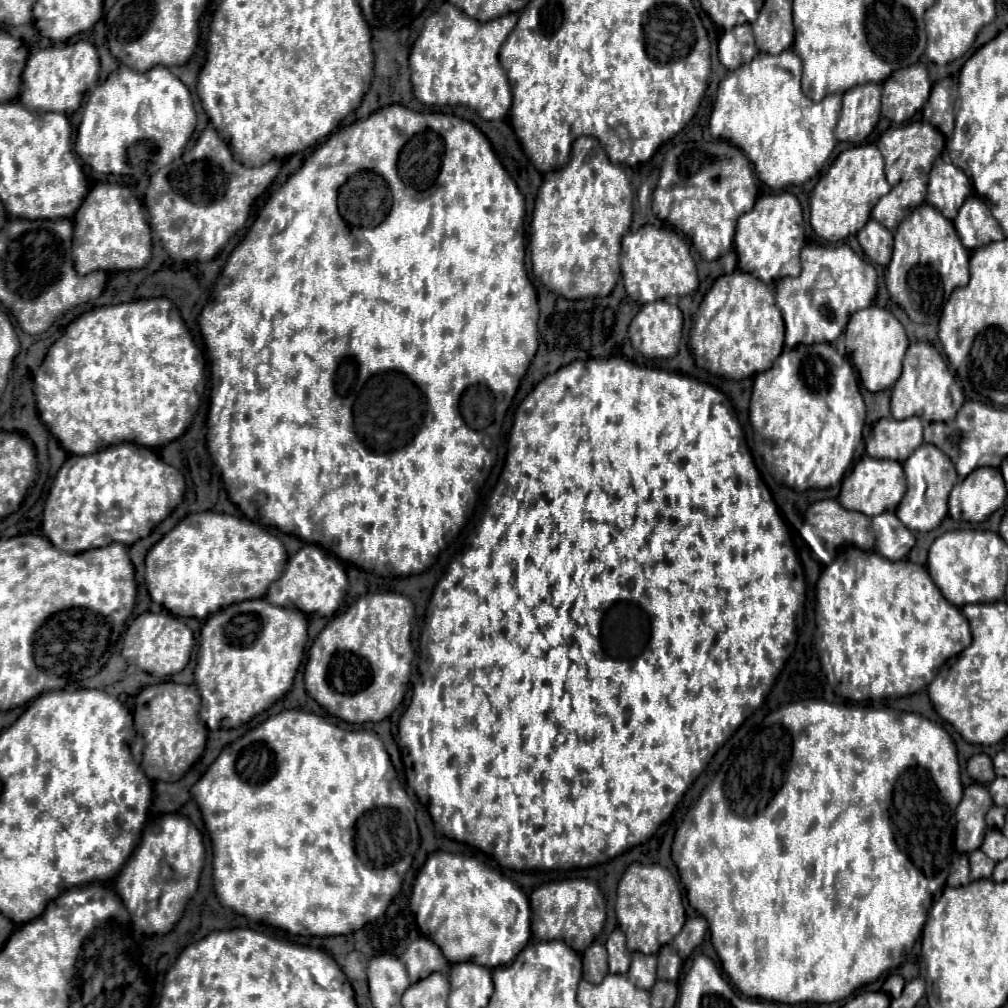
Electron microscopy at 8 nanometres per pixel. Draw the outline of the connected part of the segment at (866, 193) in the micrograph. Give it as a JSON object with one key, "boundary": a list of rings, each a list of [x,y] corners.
{"boundary":[[[874,143],[842,151],[830,169],[820,177],[810,195],[810,225],[824,241],[836,243],[848,235],[856,235],[870,219],[876,201],[890,191],[884,175],[884,157]]]}

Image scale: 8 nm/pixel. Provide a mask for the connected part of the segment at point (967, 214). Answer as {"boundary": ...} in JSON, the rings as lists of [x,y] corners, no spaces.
{"boundary":[[[970,195],[964,201],[954,219],[954,227],[966,249],[978,249],[986,243],[1004,239],[1002,227],[996,223],[988,203],[978,195]]]}

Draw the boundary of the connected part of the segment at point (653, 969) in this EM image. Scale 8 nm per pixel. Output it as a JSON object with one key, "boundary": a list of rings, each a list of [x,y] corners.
{"boundary":[[[634,953],[628,979],[632,979],[632,983],[636,983],[636,987],[640,989],[650,989],[654,981],[658,980],[658,953],[652,955]]]}

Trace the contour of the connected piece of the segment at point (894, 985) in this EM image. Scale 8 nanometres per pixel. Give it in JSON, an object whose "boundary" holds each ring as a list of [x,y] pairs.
{"boundary":[[[890,975],[886,981],[884,981],[884,985],[882,985],[882,991],[884,993],[888,993],[892,999],[896,999],[896,997],[900,997],[900,993],[902,993],[902,989],[904,989],[904,977],[902,975]]]}

